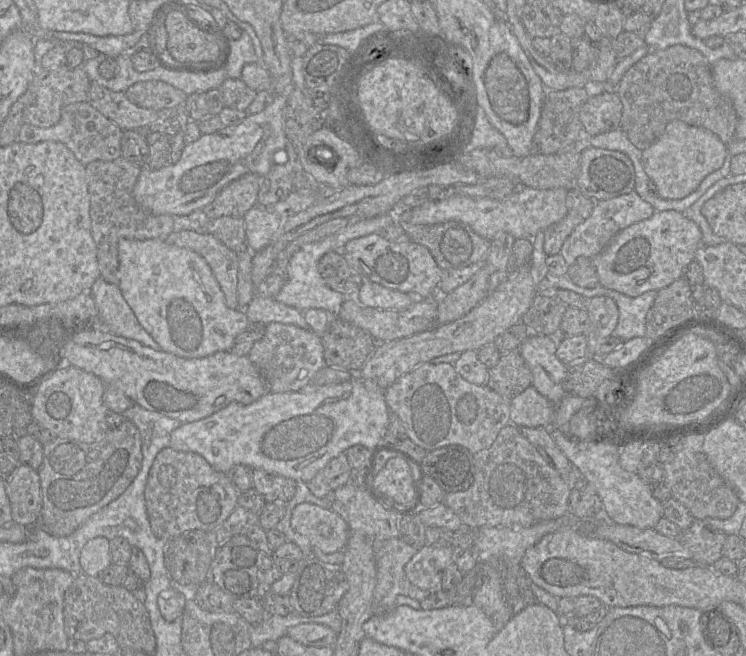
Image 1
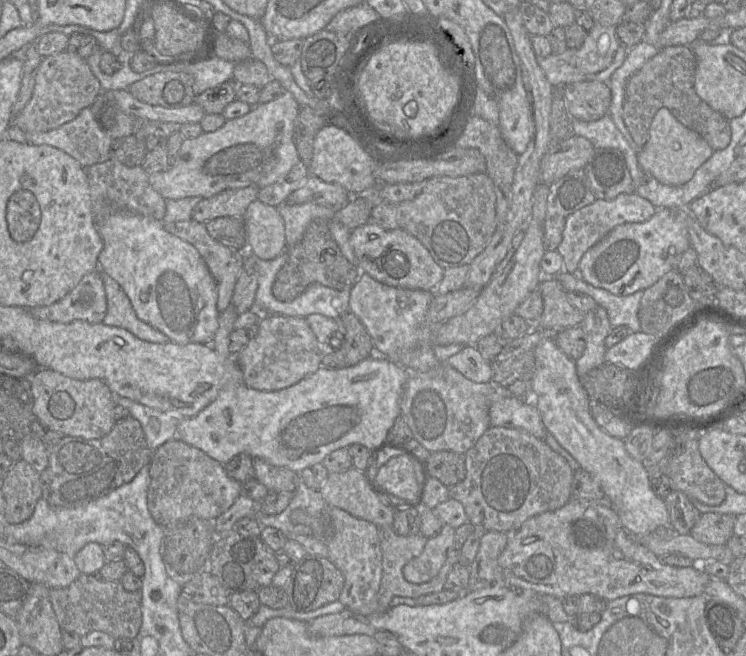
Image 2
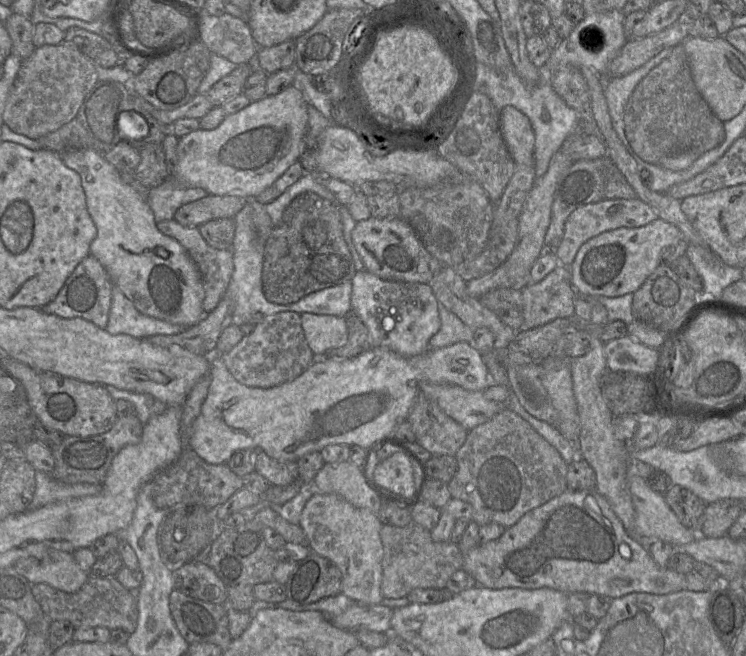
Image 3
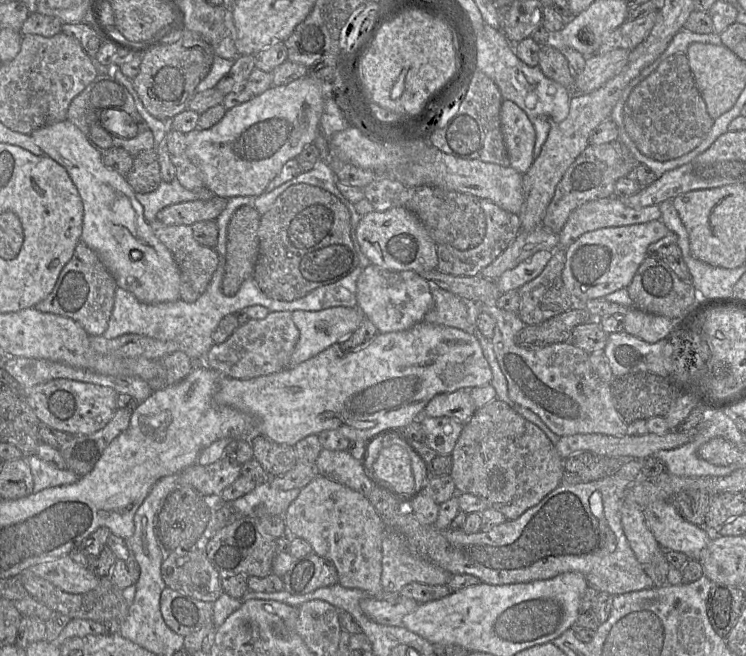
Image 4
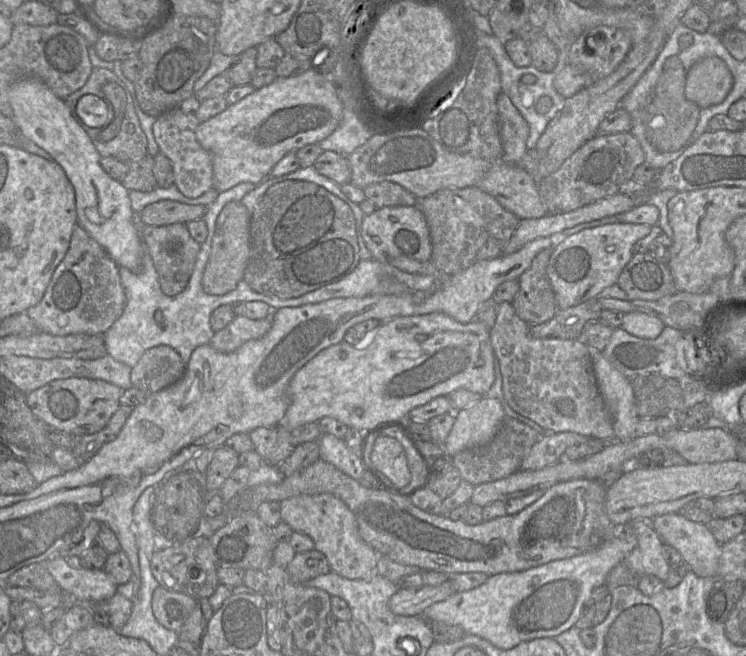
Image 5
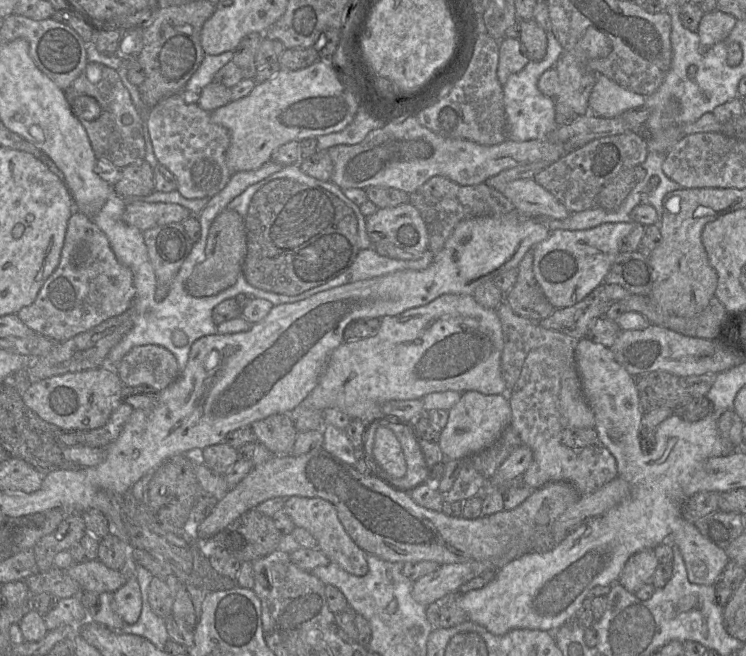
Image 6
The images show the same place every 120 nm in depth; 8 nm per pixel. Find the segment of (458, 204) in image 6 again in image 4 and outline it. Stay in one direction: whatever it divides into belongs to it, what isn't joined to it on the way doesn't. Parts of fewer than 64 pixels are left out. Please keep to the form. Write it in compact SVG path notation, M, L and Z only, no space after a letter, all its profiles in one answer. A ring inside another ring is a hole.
M480 199L479 203L486 219L486 233L482 242L467 250L458 250L449 244L437 244L437 269L440 272L454 276L477 276L509 247L521 231L519 214L505 211L487 199Z

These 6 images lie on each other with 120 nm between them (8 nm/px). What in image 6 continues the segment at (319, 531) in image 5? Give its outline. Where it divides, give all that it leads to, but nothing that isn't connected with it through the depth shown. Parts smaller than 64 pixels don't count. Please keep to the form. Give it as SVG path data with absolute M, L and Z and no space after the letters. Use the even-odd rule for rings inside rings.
M291 496L285 499L283 512L290 516L296 527L304 528L311 533L317 541L318 549L327 556L330 562L355 576L367 574L367 553L348 535L331 502L318 497Z

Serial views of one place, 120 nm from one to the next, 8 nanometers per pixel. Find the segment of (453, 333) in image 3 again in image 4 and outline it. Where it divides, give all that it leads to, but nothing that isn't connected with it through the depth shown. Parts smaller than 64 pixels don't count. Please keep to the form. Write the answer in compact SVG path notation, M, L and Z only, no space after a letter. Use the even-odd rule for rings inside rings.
M431 285L433 306L425 314L424 321L441 326L454 327L476 336L479 331L477 317L481 303L462 299L453 293Z

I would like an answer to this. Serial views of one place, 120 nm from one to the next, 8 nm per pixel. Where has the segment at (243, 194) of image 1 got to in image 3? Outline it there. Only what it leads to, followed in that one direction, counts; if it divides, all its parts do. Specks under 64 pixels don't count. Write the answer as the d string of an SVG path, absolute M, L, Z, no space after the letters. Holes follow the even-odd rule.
M209 194L181 206L176 211L174 220L185 227L199 227L210 220L234 218L249 200L251 199L239 196Z

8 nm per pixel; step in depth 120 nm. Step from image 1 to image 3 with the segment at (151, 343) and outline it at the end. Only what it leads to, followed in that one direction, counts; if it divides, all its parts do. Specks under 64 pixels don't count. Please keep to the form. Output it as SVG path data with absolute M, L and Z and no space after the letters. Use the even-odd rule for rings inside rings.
M113 286L105 329L112 335L126 334L134 338L149 338L155 335L176 335L185 327L141 314L133 303Z

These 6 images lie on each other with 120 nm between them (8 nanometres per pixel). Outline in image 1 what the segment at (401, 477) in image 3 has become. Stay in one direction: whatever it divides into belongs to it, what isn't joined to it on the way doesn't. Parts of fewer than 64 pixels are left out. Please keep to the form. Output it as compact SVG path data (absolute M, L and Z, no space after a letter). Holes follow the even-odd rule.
M401 457L389 459L374 479L376 491L408 505L414 498L413 475L409 465Z

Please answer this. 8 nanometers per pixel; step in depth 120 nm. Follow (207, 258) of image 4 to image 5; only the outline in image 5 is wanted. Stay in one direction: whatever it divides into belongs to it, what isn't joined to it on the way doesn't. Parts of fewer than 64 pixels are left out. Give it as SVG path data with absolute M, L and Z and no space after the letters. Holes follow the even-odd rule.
M185 223L165 226L149 226L140 224L140 235L146 251L152 258L162 292L167 296L176 296L183 292L193 273L201 244L189 234Z

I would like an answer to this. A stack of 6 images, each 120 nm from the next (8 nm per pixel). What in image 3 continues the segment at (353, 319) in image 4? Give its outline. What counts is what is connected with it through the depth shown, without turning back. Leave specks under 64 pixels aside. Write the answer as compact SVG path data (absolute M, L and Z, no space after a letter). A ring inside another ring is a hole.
M302 313L300 316L305 339L316 359L346 343L348 329L344 318L312 313Z

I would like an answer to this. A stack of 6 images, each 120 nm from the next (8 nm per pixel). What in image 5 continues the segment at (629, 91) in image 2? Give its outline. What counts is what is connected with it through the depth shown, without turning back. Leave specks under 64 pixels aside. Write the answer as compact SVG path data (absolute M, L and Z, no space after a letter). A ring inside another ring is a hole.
M675 55L669 57L663 66L656 84L643 97L641 107L631 103L631 119L644 124L646 138L660 152L673 152L680 149L690 138L699 121L701 108L685 96L687 72L681 60Z

